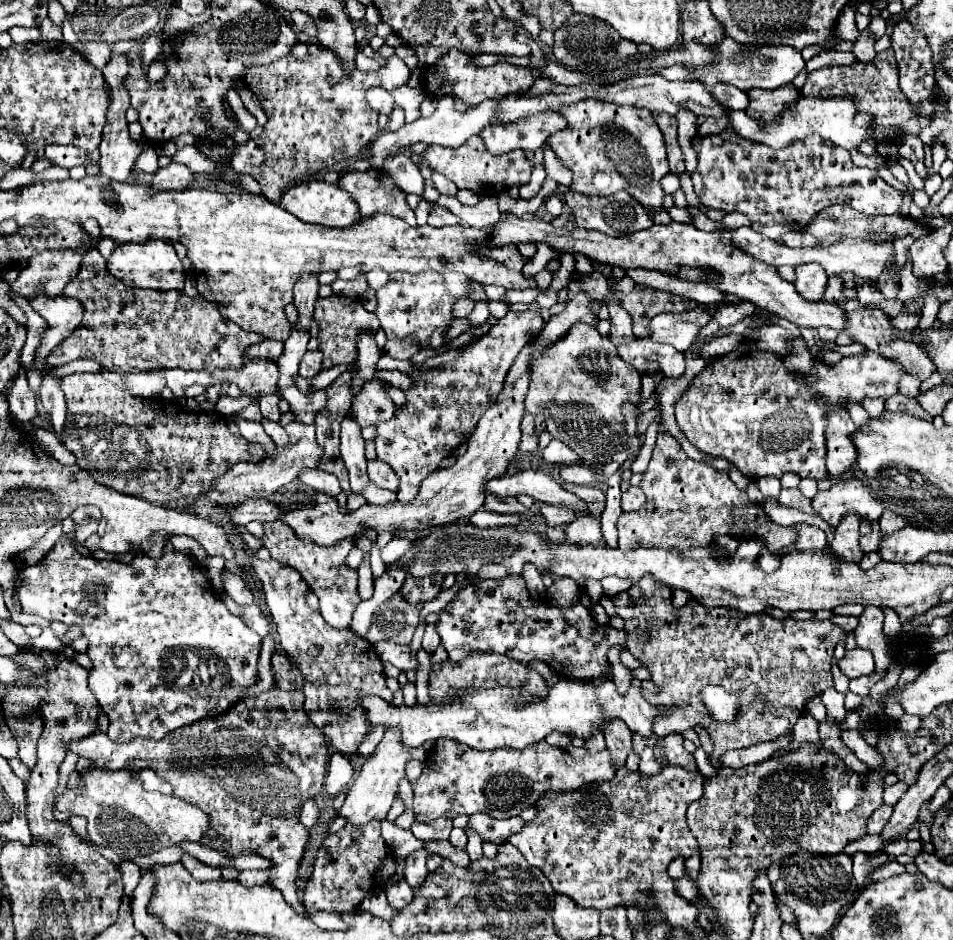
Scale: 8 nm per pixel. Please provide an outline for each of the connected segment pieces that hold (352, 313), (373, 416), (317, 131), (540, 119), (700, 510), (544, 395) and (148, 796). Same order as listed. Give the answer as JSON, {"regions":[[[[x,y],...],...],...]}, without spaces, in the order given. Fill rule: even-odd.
{"regions":[[[[332,296],[332,298],[320,298],[314,310],[314,320],[320,326],[320,352],[324,354],[324,368],[336,366],[336,364],[352,364],[356,360],[356,338],[360,336],[360,330],[368,330],[370,334],[376,334],[380,328],[380,322],[376,314],[368,312],[362,302],[346,298],[346,296]]],[[[377,379],[372,384],[364,386],[360,396],[354,400],[352,410],[362,428],[376,426],[376,422],[392,418],[396,406],[388,396],[386,381]]],[[[322,50],[318,56],[308,56],[308,60],[296,60],[294,56],[288,56],[272,62],[270,66],[262,66],[262,68],[252,66],[250,70],[246,68],[242,76],[246,84],[258,92],[260,106],[268,114],[268,124],[264,126],[262,134],[256,140],[250,138],[248,142],[236,146],[236,152],[232,156],[232,168],[236,172],[246,172],[254,176],[262,188],[262,194],[270,202],[278,204],[286,188],[306,180],[310,174],[332,168],[336,162],[356,158],[380,134],[376,124],[379,114],[366,104],[364,92],[375,86],[394,90],[406,84],[410,76],[410,68],[398,56],[392,56],[386,62],[386,66],[382,66],[378,72],[362,72],[354,64],[352,74],[344,78],[344,66],[340,66],[340,58],[336,58],[332,50]]],[[[540,112],[520,122],[492,122],[480,132],[486,148],[492,154],[506,154],[512,150],[538,150],[552,132],[564,128],[566,122],[556,112]]],[[[668,432],[658,434],[658,440],[656,440],[656,446],[652,452],[652,460],[650,460],[646,472],[642,474],[640,488],[646,494],[646,504],[636,512],[626,512],[618,518],[618,536],[620,536],[618,544],[624,552],[636,550],[640,546],[670,546],[668,550],[672,550],[672,546],[676,546],[676,550],[688,550],[688,546],[708,546],[714,536],[728,534],[728,532],[734,538],[762,538],[764,544],[772,552],[778,552],[782,546],[792,544],[796,540],[796,534],[792,528],[772,524],[768,520],[768,516],[764,516],[762,506],[750,502],[746,492],[740,492],[726,472],[718,472],[710,464],[696,462],[696,460],[688,458],[682,452],[676,438],[670,436]],[[664,532],[666,532],[666,536],[678,538],[680,542],[676,542],[676,544],[652,544],[652,538],[654,538],[654,542],[658,542],[658,538],[662,542]]],[[[574,324],[560,342],[550,346],[540,346],[532,362],[532,380],[524,404],[526,404],[526,412],[534,416],[544,414],[546,432],[552,434],[556,440],[564,442],[568,448],[572,448],[582,460],[594,464],[608,464],[608,462],[624,464],[628,458],[632,458],[632,454],[636,456],[638,452],[636,448],[642,446],[642,438],[644,438],[644,434],[640,432],[628,436],[624,430],[624,416],[622,416],[622,404],[630,402],[636,406],[636,410],[642,404],[641,377],[634,367],[626,366],[622,362],[616,350],[604,346],[606,340],[608,338],[602,336],[594,326]]],[[[94,770],[82,776],[80,786],[74,790],[66,790],[62,796],[56,798],[56,808],[62,812],[78,814],[88,820],[88,836],[94,844],[112,848],[122,858],[138,858],[138,856],[152,856],[168,846],[180,846],[182,842],[198,842],[208,836],[216,838],[216,830],[212,830],[212,822],[208,822],[206,814],[174,796],[162,796],[160,792],[148,792],[142,788],[142,782],[134,778],[130,772],[104,772]]]]}

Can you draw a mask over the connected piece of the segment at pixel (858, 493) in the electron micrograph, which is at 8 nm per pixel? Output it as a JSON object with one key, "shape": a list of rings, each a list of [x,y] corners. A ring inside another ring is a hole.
{"shape":[[[856,478],[850,480],[836,480],[828,492],[818,492],[812,500],[814,510],[826,518],[826,522],[836,528],[844,512],[872,512],[872,520],[880,518],[882,504],[872,498],[872,494],[858,482]]]}

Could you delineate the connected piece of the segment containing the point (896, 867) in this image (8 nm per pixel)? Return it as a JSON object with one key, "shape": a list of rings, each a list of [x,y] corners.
{"shape":[[[891,860],[876,868],[876,870],[871,874],[871,879],[874,882],[883,881],[904,872],[906,872],[904,865],[898,863],[896,860]]]}

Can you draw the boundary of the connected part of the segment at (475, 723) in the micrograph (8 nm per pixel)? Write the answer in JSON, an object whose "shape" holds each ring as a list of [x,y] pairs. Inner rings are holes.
{"shape":[[[560,678],[552,688],[548,688],[546,698],[524,704],[520,702],[520,694],[510,688],[474,688],[474,690],[458,690],[458,700],[448,704],[430,704],[430,706],[392,706],[390,702],[376,696],[360,696],[364,716],[368,722],[368,732],[376,726],[384,730],[398,728],[402,732],[404,746],[416,748],[424,742],[432,742],[438,738],[450,738],[458,744],[466,744],[474,750],[494,750],[494,748],[514,748],[524,750],[536,742],[542,742],[550,732],[560,732],[570,738],[588,740],[594,732],[606,732],[608,724],[614,720],[622,720],[630,734],[640,734],[644,738],[652,736],[652,728],[658,716],[668,716],[670,710],[652,706],[646,702],[638,686],[630,686],[626,694],[620,694],[614,682],[602,682],[594,686],[590,680],[572,680]]]}

